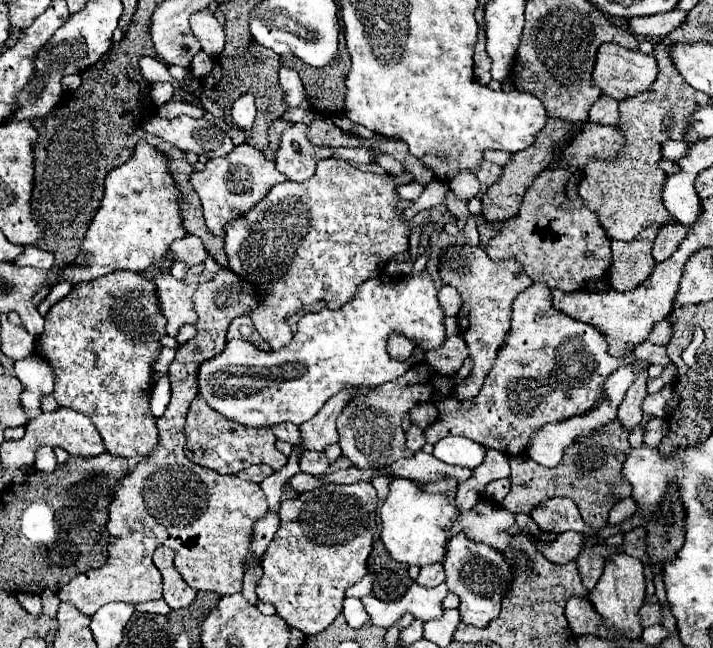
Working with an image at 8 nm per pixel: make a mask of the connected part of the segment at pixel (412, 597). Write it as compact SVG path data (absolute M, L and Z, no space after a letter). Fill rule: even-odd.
M442 582L436 588L424 588L420 584L412 584L408 592L394 602L400 602L400 606L406 608L408 614L414 616L418 622L428 622L428 620L438 620L444 614L442 600L448 594L448 586Z

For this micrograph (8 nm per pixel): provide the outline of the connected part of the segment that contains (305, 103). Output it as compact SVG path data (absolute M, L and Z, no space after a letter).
M280 68L278 72L280 76L280 84L282 84L282 90L284 90L284 108L294 108L294 106L300 106L300 108L306 108L306 110L312 110L312 104L310 104L310 96L306 96L306 90L302 86L302 80L298 76L296 70L288 70L288 68Z

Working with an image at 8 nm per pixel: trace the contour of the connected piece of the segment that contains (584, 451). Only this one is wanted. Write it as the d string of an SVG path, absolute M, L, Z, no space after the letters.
M618 420L612 424L604 426L596 436L580 440L572 444L566 454L562 464L556 468L530 468L530 460L526 456L512 456L510 466L510 482L512 490L510 494L502 500L502 506L506 506L510 512L526 512L554 496L566 496L576 502L582 520L590 528L606 528L608 526L608 512L616 502L622 498L630 496L632 486L622 480L622 462L630 454L630 442L628 442L628 432L620 426Z

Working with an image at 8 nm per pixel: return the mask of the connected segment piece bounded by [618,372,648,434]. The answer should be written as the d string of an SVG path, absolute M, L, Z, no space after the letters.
M640 372L636 382L630 386L630 390L626 392L624 402L618 408L618 420L622 420L622 424L626 424L626 430L632 434L636 426L642 424L644 416L642 416L642 400L646 398L646 372Z

